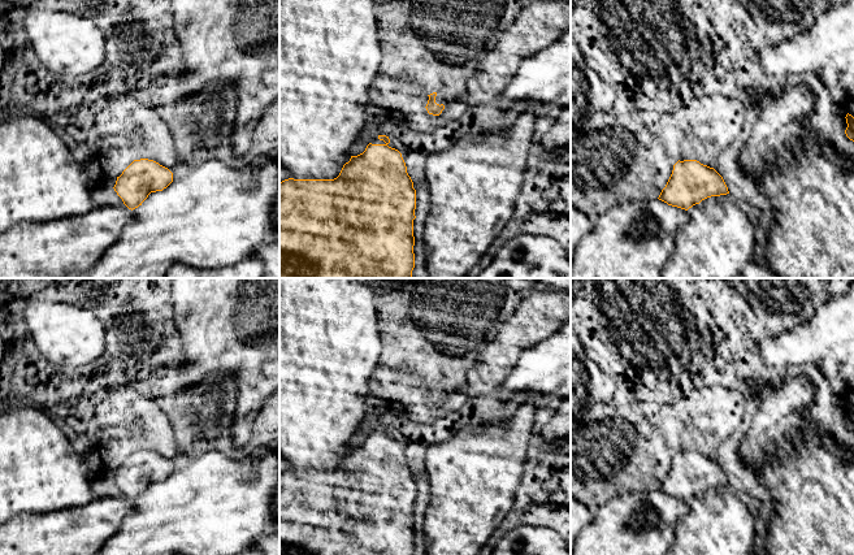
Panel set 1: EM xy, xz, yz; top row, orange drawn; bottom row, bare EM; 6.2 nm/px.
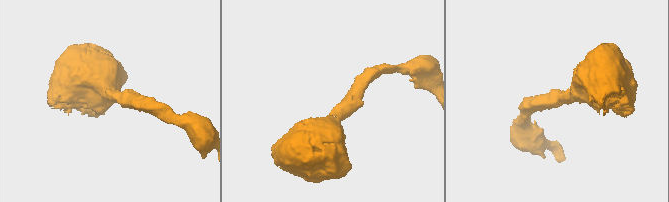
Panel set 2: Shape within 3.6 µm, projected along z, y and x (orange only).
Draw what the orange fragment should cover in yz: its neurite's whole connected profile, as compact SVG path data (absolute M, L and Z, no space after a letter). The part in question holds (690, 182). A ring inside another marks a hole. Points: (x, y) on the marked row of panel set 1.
M679 160L658 199L688 211L707 198L727 194L729 194L728 187L714 168L697 160Z

